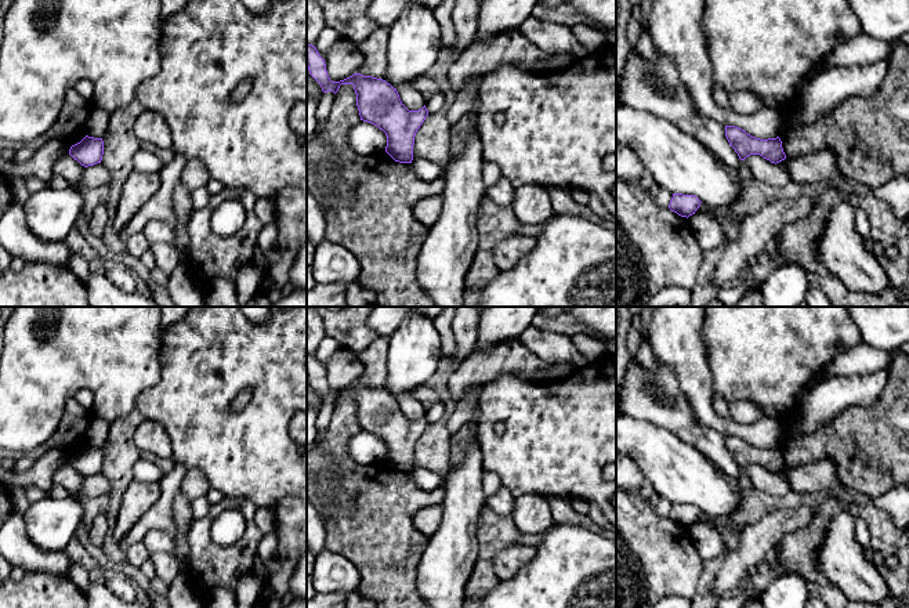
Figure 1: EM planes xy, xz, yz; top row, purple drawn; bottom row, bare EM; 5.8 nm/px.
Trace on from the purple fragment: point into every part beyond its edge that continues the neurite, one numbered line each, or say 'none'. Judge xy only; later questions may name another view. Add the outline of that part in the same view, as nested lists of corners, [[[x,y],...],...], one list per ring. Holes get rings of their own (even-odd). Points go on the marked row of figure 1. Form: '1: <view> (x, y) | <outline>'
none

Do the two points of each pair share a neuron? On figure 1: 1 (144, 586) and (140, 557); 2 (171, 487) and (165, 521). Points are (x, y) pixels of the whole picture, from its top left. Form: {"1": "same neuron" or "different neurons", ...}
{"1": "different neurons", "2": "same neuron"}

